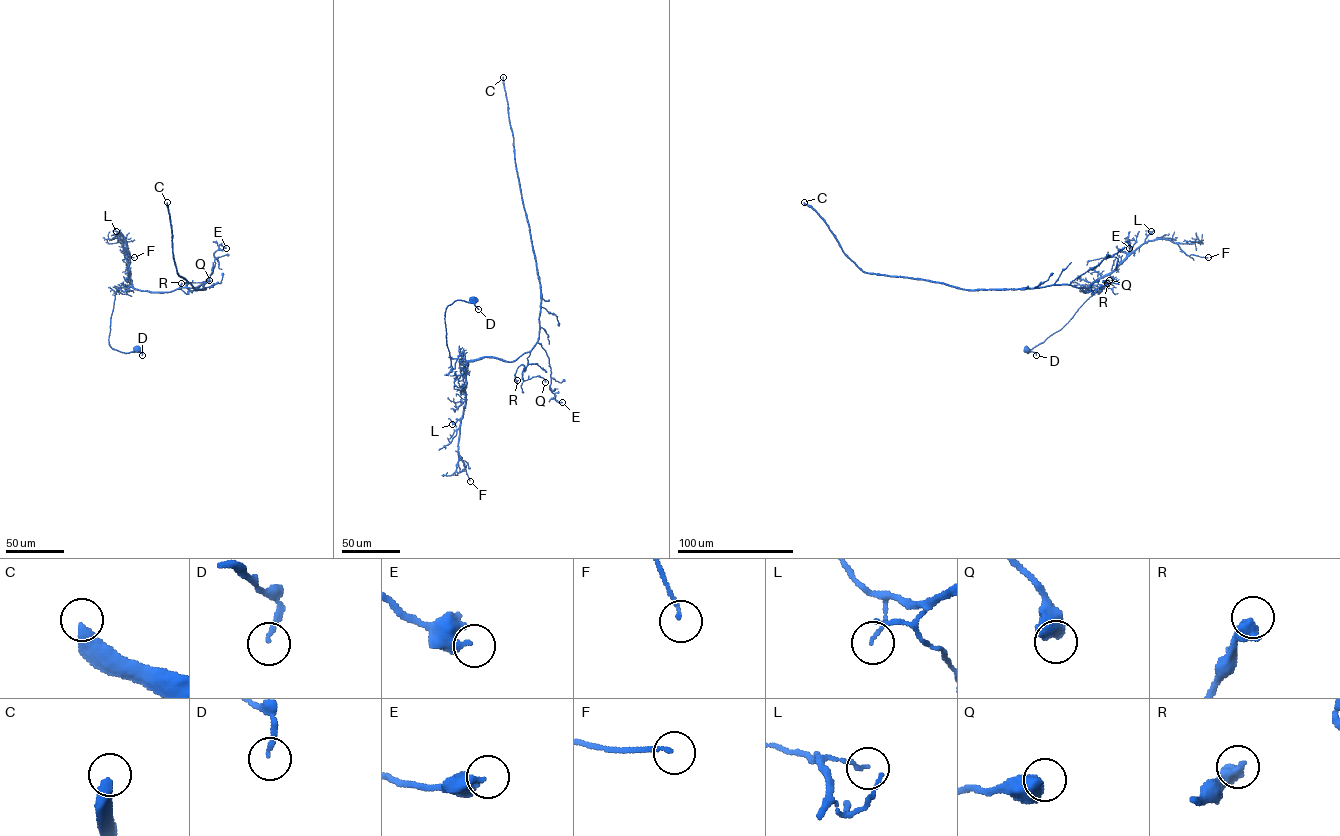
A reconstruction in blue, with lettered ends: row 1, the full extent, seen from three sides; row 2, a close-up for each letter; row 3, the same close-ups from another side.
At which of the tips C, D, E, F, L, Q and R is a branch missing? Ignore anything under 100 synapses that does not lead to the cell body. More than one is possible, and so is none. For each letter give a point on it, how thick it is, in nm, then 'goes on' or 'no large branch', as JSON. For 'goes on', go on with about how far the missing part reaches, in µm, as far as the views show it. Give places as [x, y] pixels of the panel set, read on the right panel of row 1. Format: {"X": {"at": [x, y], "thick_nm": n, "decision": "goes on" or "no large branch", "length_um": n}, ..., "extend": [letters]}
{"C": {"at": [804, 202], "thick_nm": 440, "decision": "goes on", "length_um": 190}, "D": {"at": [1036, 355], "thick_nm": 140, "decision": "no large branch"}, "E": {"at": [1129, 248], "thick_nm": 380, "decision": "no large branch"}, "F": {"at": [1208, 257], "thick_nm": 120, "decision": "no large branch"}, "L": {"at": [1151, 231], "thick_nm": 110, "decision": "no large branch"}, "Q": {"at": [1109, 280], "thick_nm": 650, "decision": "no large branch"}, "R": {"at": [1107, 283], "thick_nm": 500, "decision": "no large branch"}, "extend": ["C"]}

